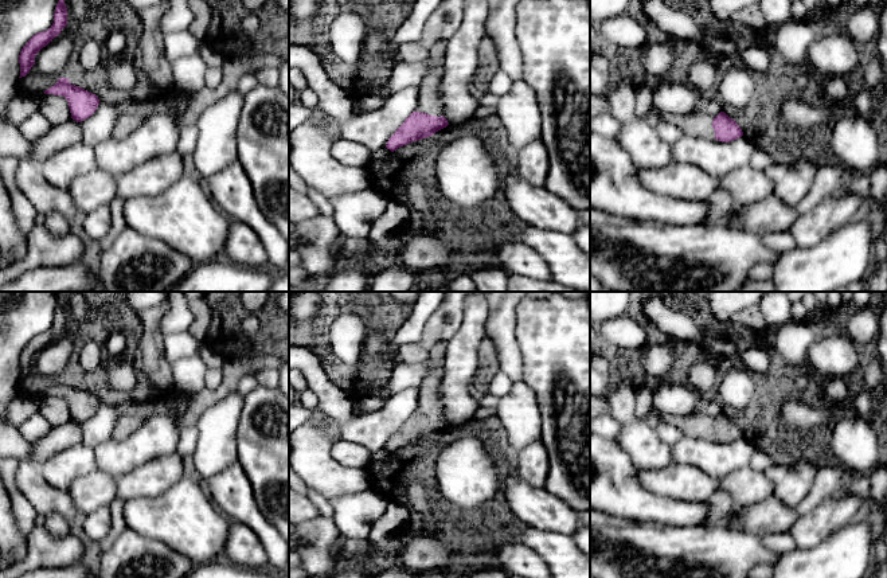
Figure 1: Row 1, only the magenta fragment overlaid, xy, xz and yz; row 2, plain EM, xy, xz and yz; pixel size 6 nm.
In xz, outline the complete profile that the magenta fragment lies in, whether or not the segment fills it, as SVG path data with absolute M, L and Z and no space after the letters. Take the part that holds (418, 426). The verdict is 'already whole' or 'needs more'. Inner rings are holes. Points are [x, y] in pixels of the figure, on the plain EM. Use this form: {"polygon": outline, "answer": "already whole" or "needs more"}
{"polygon": "M438 343L429 351L429 360L433 363L430 374L419 386L417 411L388 440L386 449L391 453L433 437L449 426L442 417L442 401L439 394L439 368L446 358L446 343Z", "answer": "needs more"}

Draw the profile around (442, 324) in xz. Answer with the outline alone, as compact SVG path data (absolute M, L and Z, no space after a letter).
M446 292L439 306L430 315L422 329L418 344L430 351L438 343L448 343L460 329L466 298L470 294L484 294L488 292Z

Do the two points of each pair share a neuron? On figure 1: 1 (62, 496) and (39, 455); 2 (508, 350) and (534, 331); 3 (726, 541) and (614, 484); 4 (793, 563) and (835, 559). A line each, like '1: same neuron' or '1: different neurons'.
1: different neurons
2: different neurons
3: same neuron
4: same neuron

